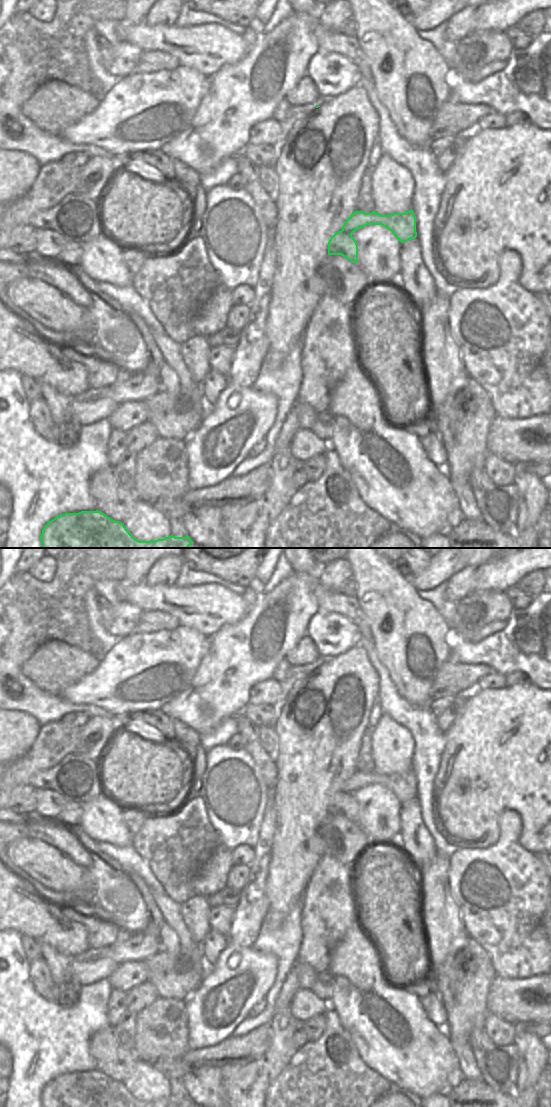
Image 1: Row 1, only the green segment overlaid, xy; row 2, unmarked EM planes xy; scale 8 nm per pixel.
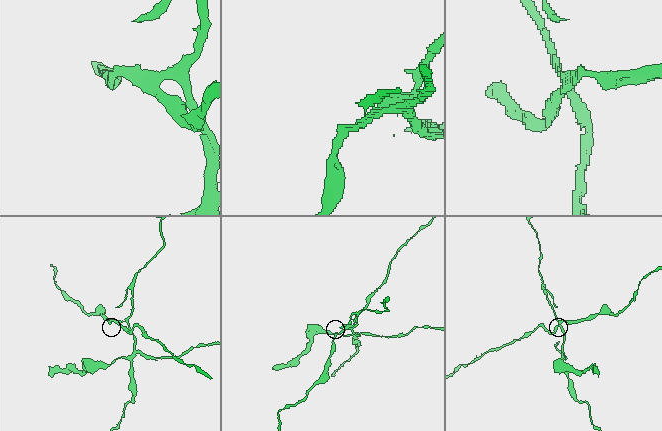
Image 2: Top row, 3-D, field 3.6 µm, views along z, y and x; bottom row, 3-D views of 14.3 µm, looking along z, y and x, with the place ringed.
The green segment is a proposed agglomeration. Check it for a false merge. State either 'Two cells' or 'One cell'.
Two cells.

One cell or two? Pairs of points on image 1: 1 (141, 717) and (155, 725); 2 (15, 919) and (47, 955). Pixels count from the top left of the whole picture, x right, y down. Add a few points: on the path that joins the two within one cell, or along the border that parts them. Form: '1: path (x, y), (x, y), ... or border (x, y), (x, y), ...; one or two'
1: path (144, 717), (147, 717), (152, 722); one
2: border (40, 942), (46, 942), (62, 952); two

